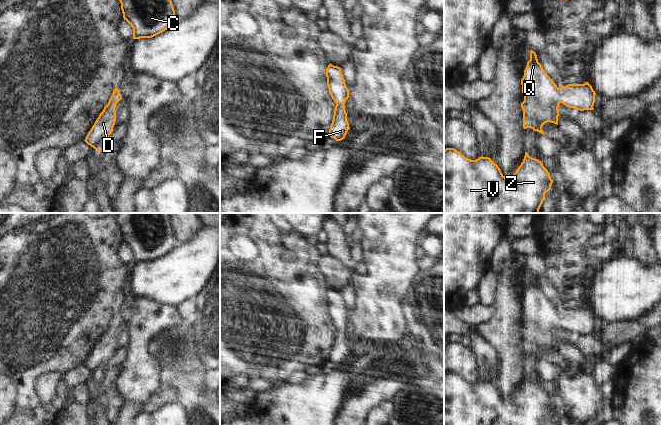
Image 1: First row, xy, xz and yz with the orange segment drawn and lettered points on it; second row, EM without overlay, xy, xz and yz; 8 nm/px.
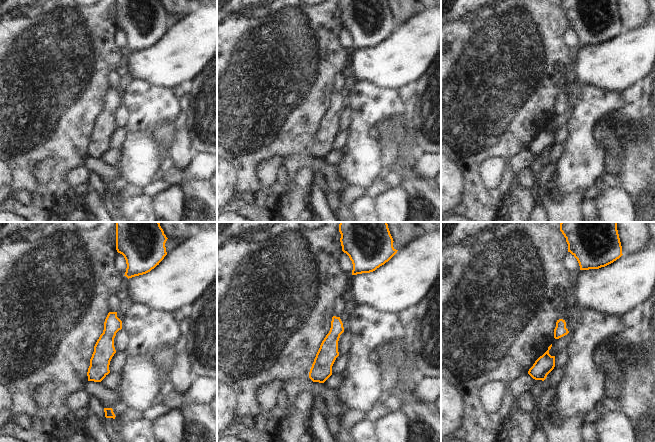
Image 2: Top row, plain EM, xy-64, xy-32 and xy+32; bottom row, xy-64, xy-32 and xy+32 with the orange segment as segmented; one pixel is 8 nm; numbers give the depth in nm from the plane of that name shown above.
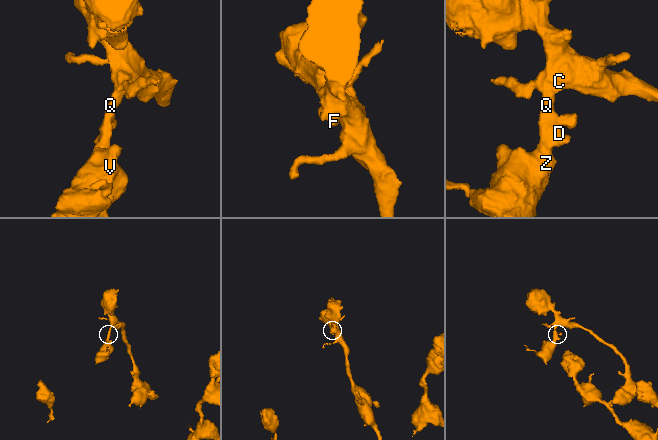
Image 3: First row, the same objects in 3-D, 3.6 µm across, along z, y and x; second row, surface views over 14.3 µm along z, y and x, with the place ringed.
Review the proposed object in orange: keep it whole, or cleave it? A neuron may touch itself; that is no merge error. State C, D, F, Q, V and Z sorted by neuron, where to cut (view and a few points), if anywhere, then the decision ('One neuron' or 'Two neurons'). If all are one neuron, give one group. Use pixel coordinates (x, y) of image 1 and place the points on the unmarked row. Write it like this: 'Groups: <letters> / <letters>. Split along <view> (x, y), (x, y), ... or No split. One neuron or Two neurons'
Groups: C D F Q V Z. No split. One neuron.

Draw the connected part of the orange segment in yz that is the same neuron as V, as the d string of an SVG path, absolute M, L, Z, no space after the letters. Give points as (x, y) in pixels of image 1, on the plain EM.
M454 372L444 373L444 425L544 425L545 417L550 415L553 404L550 397L538 383L525 376L523 386L516 396L505 401L497 388L489 381L471 384Z

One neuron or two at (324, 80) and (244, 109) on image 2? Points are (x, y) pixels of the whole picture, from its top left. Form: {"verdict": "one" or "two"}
{"verdict": "one"}

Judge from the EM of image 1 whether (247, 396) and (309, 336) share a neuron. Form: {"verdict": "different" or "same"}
{"verdict": "different"}

